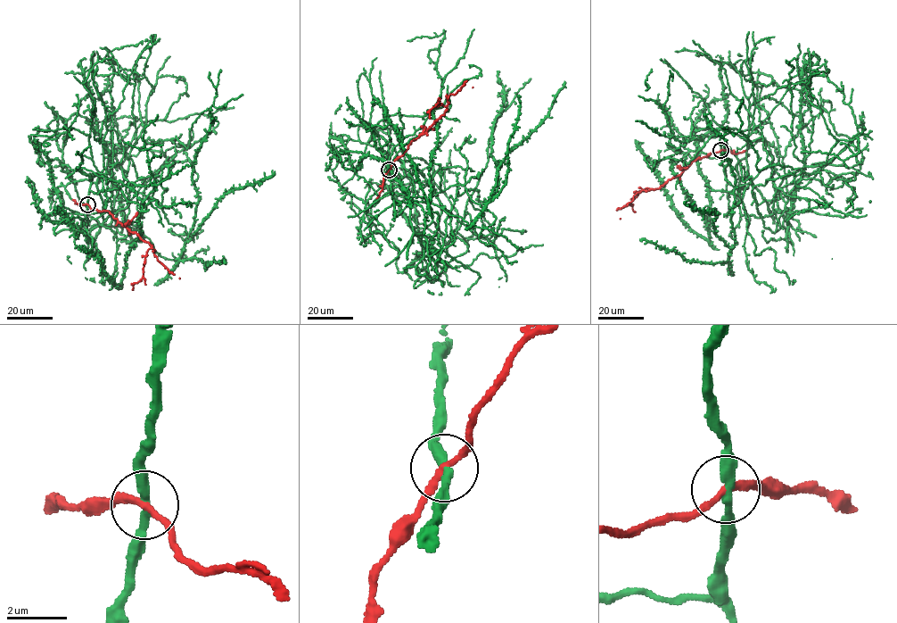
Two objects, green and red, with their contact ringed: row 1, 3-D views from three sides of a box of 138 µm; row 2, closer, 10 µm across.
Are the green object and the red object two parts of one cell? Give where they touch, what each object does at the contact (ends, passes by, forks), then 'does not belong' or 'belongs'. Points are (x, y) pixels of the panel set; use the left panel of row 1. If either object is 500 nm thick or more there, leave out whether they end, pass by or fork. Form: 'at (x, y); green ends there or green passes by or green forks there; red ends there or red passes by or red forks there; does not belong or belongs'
at (87, 204); green passes by; red passes by; belongs

